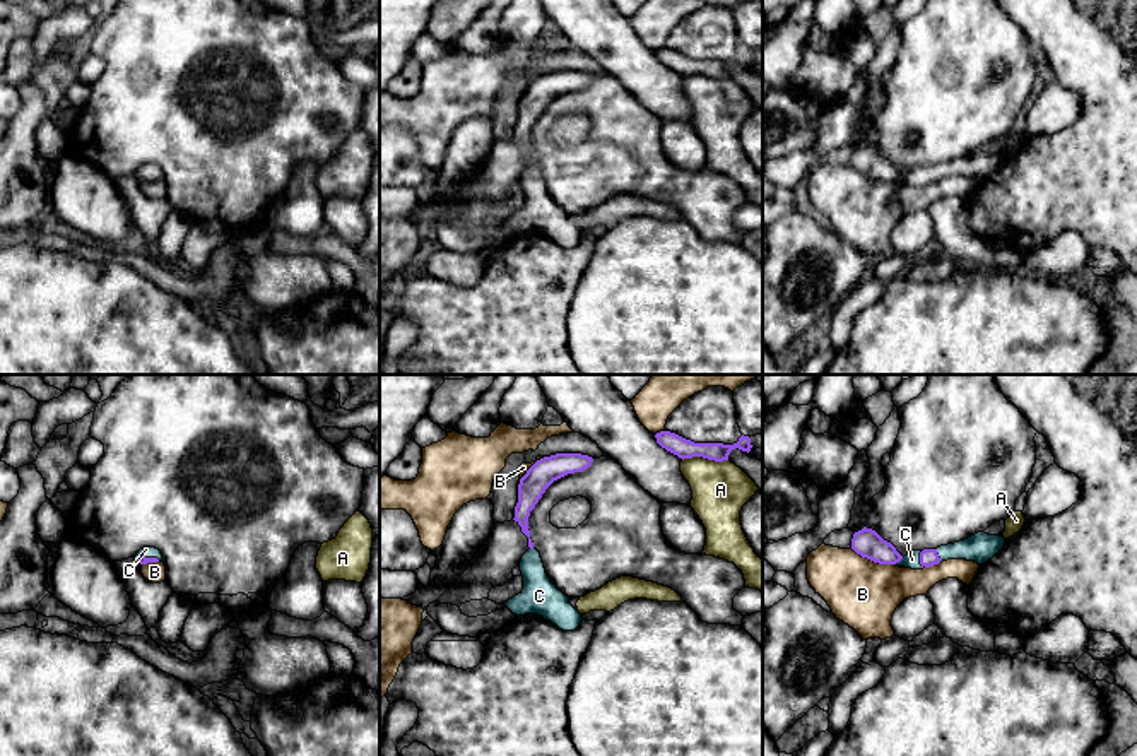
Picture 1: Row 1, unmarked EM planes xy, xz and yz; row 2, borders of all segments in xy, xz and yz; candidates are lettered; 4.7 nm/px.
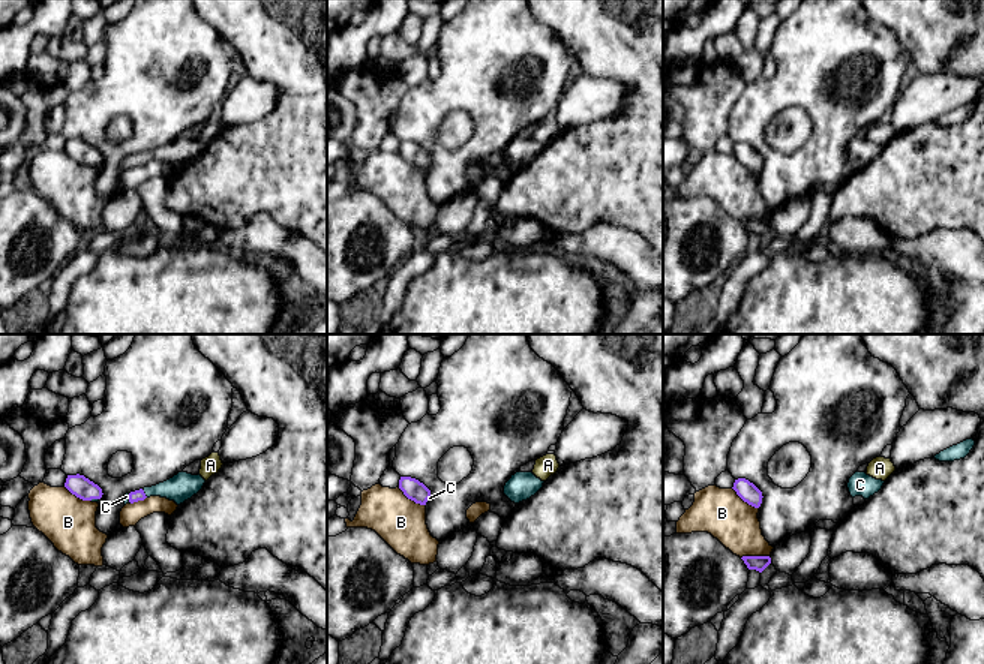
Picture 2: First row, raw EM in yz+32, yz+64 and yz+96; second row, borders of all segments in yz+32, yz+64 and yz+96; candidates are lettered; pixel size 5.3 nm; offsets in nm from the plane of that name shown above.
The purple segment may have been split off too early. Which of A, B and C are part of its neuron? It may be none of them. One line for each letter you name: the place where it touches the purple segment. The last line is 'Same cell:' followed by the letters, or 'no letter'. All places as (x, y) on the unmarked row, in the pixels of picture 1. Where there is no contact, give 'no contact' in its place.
C: yz (920, 177)
Same cell: C

